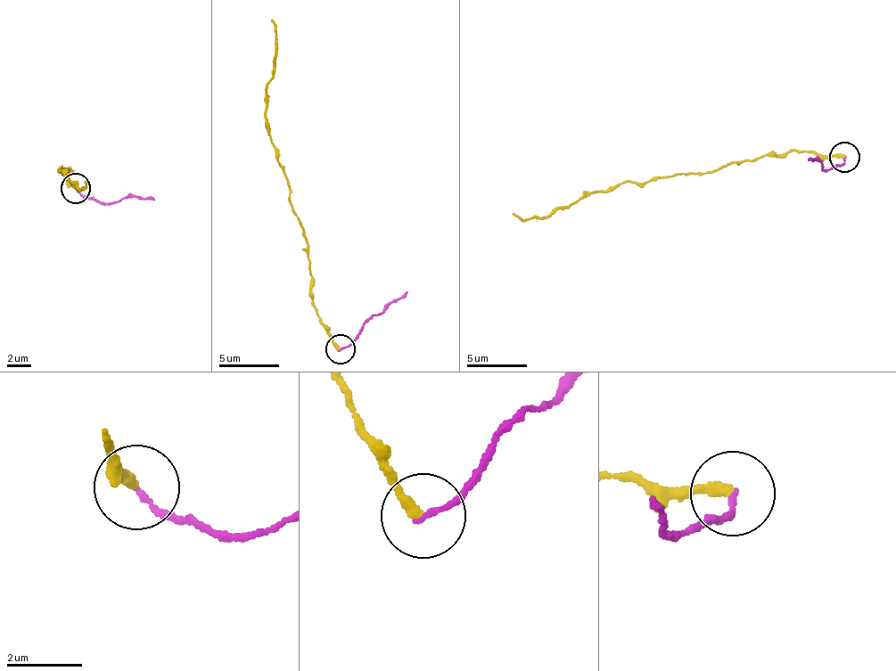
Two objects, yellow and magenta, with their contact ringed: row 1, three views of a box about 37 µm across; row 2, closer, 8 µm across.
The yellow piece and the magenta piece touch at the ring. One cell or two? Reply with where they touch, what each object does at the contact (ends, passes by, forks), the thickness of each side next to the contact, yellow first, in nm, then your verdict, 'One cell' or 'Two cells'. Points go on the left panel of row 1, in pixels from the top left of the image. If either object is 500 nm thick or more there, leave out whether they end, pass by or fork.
Place: (75, 188). At the ring yellow ends. At the ring magenta ends. Thickness 280 nm (yellow) against 150 nm. Two cells

